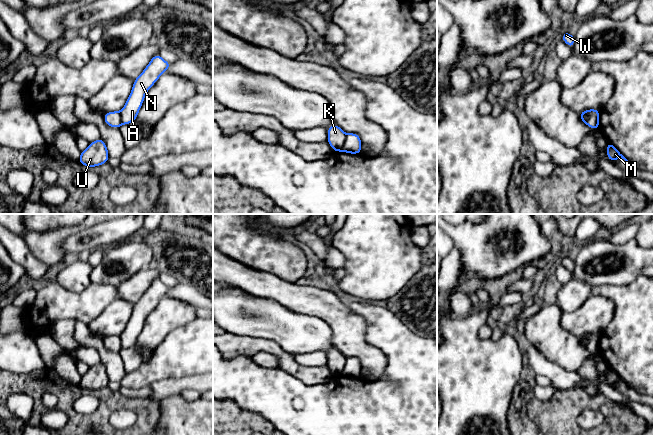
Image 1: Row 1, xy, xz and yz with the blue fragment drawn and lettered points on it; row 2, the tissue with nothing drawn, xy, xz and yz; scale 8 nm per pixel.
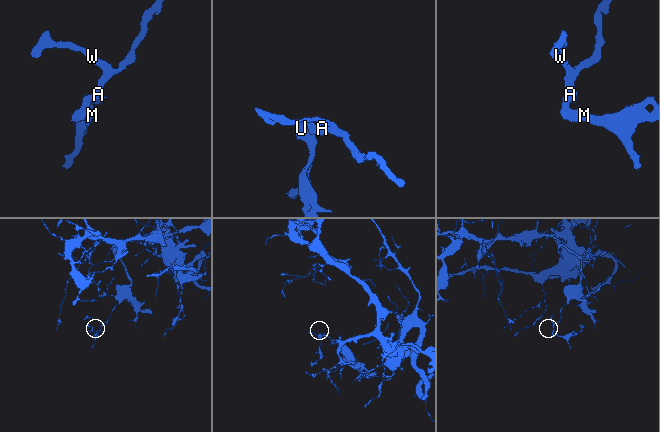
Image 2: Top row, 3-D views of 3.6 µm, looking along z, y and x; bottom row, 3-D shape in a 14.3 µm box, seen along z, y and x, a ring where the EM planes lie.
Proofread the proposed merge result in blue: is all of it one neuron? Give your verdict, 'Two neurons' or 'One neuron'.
Two neurons

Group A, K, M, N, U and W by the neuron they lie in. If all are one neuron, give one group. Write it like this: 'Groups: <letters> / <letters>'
Groups: A N W / K M U

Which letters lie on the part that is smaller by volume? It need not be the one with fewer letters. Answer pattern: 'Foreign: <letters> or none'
Foreign: K, M, U

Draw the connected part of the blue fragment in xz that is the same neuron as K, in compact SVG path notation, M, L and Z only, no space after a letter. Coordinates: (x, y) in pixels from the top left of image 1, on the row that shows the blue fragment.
M334 124L328 128L327 135L330 147L335 152L340 152L346 139L346 133L338 125Z

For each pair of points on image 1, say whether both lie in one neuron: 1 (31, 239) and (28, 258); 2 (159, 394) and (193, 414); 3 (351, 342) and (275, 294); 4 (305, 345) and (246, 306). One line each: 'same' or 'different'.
1: different
2: different
3: same
4: same

